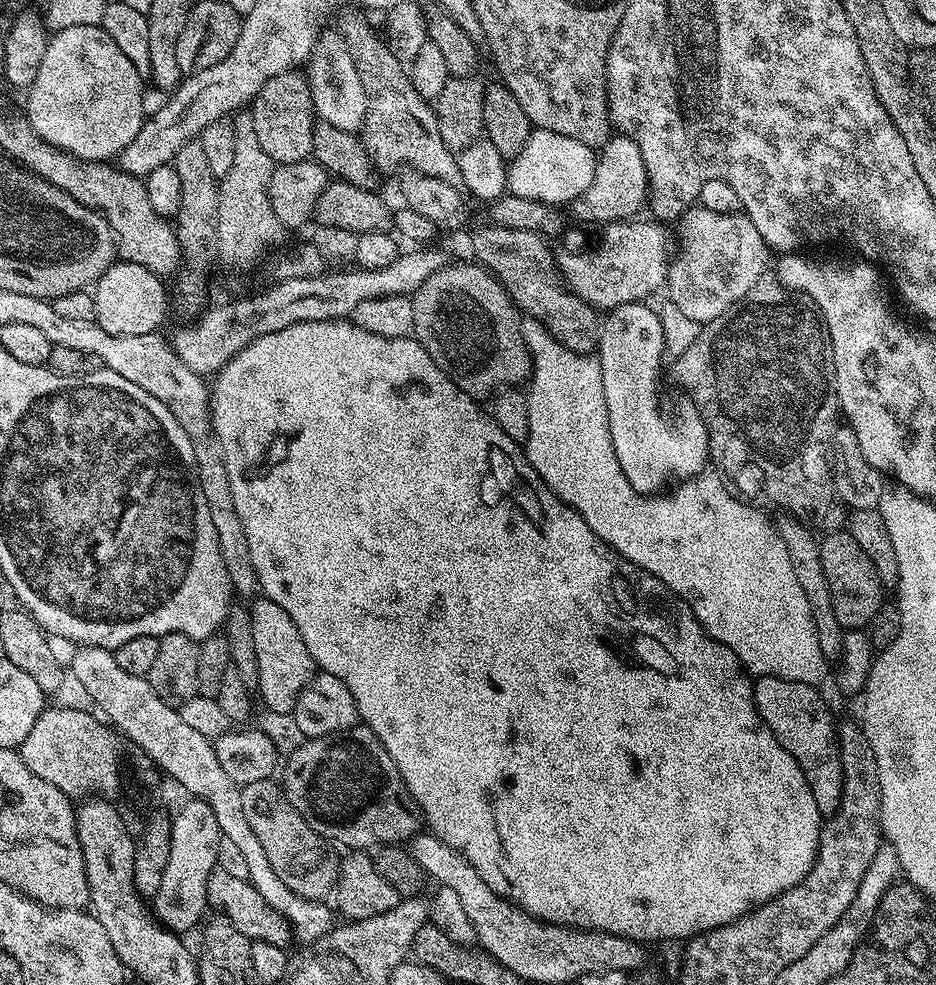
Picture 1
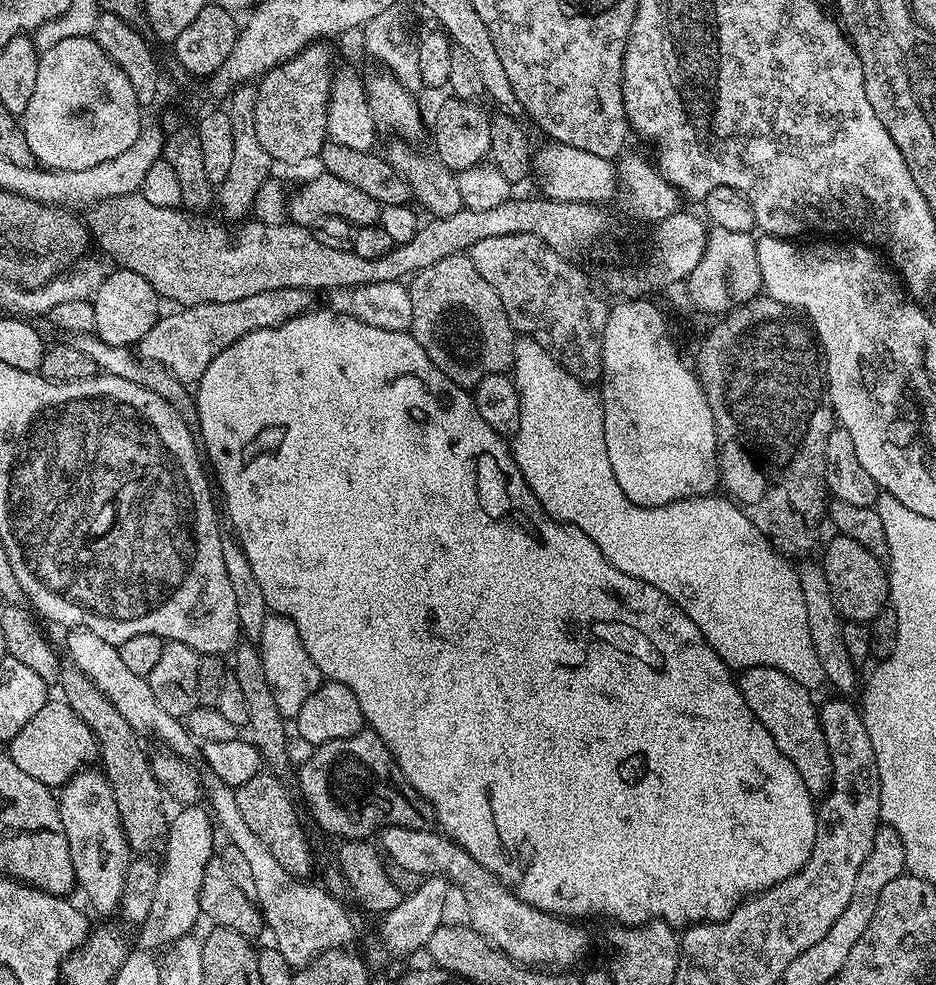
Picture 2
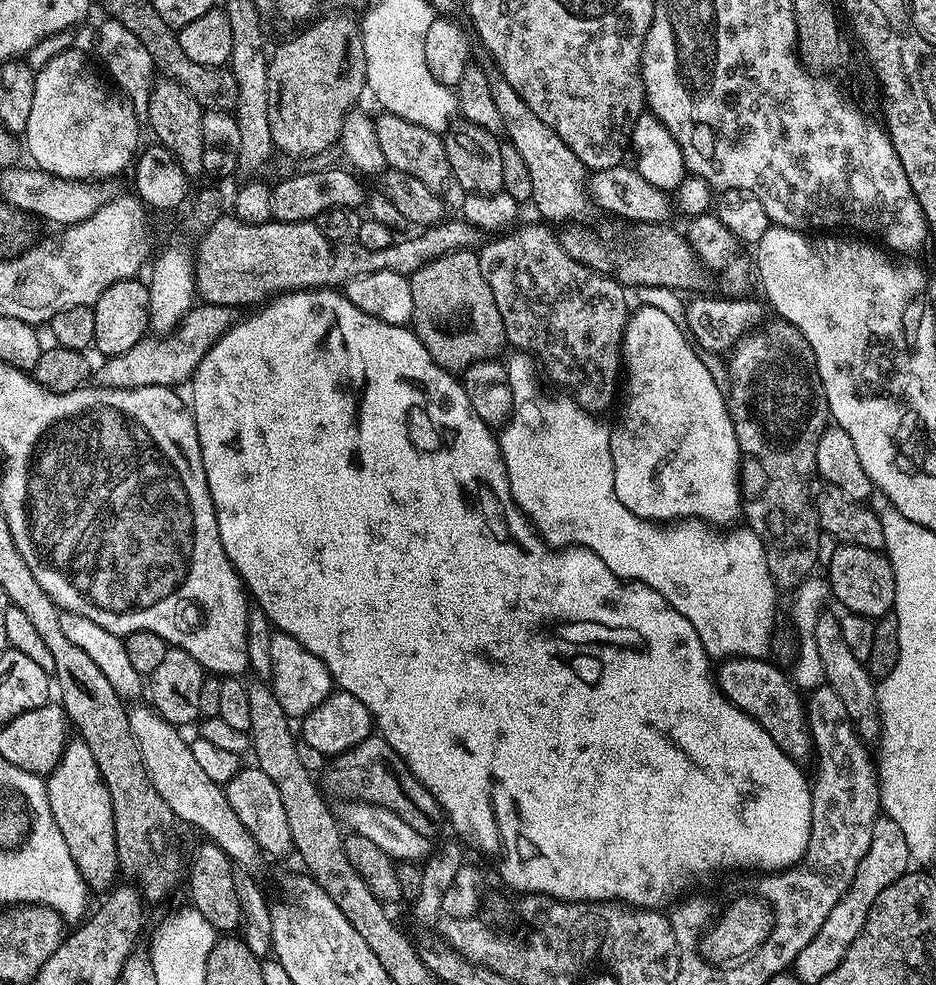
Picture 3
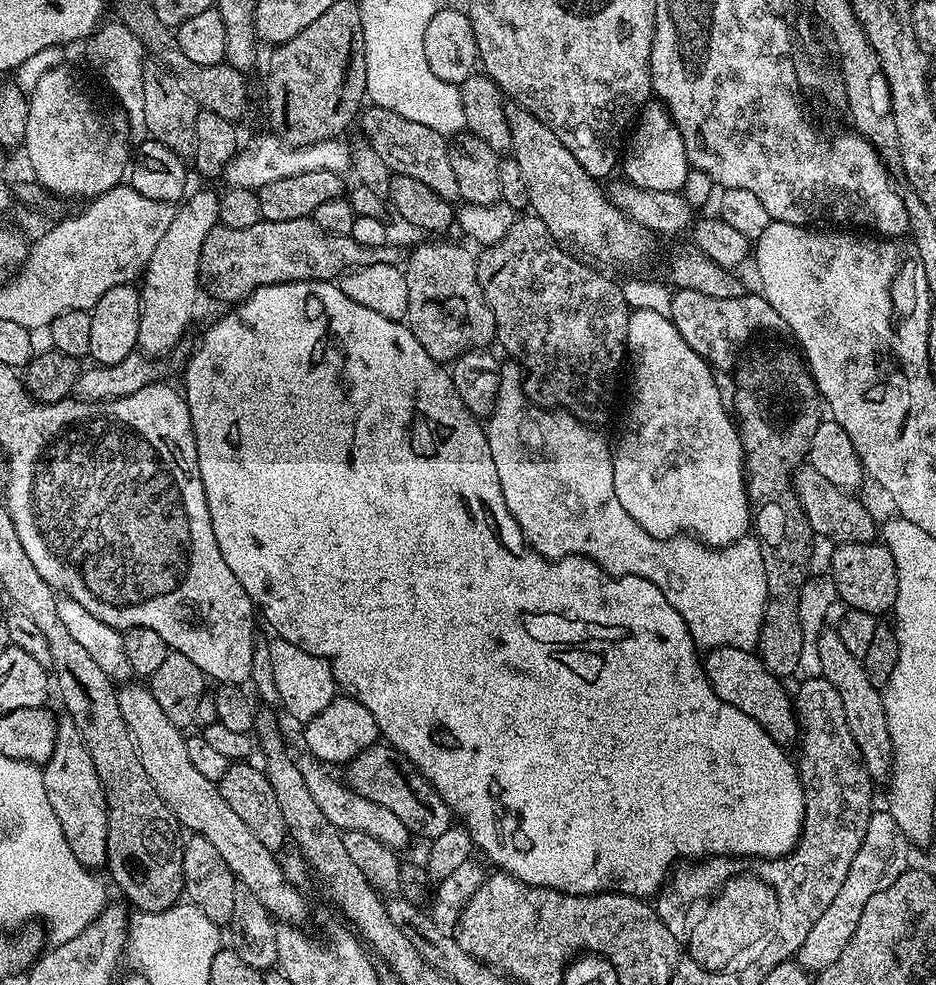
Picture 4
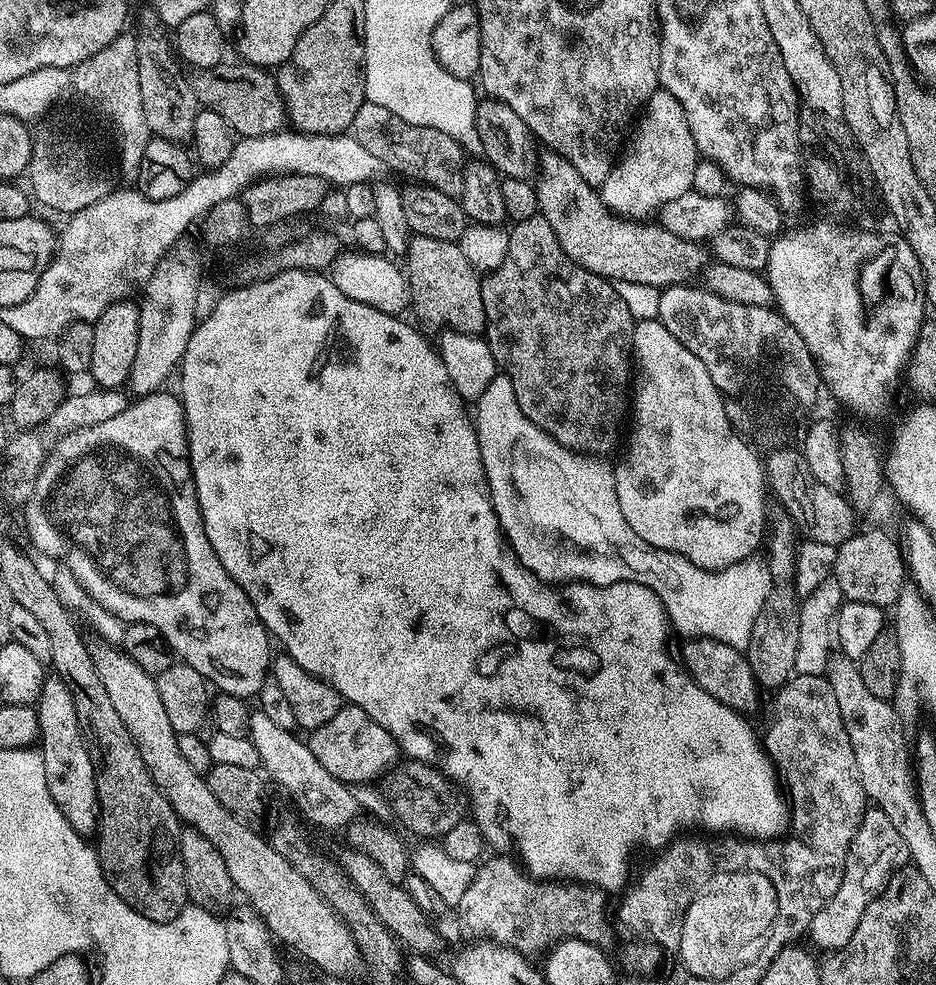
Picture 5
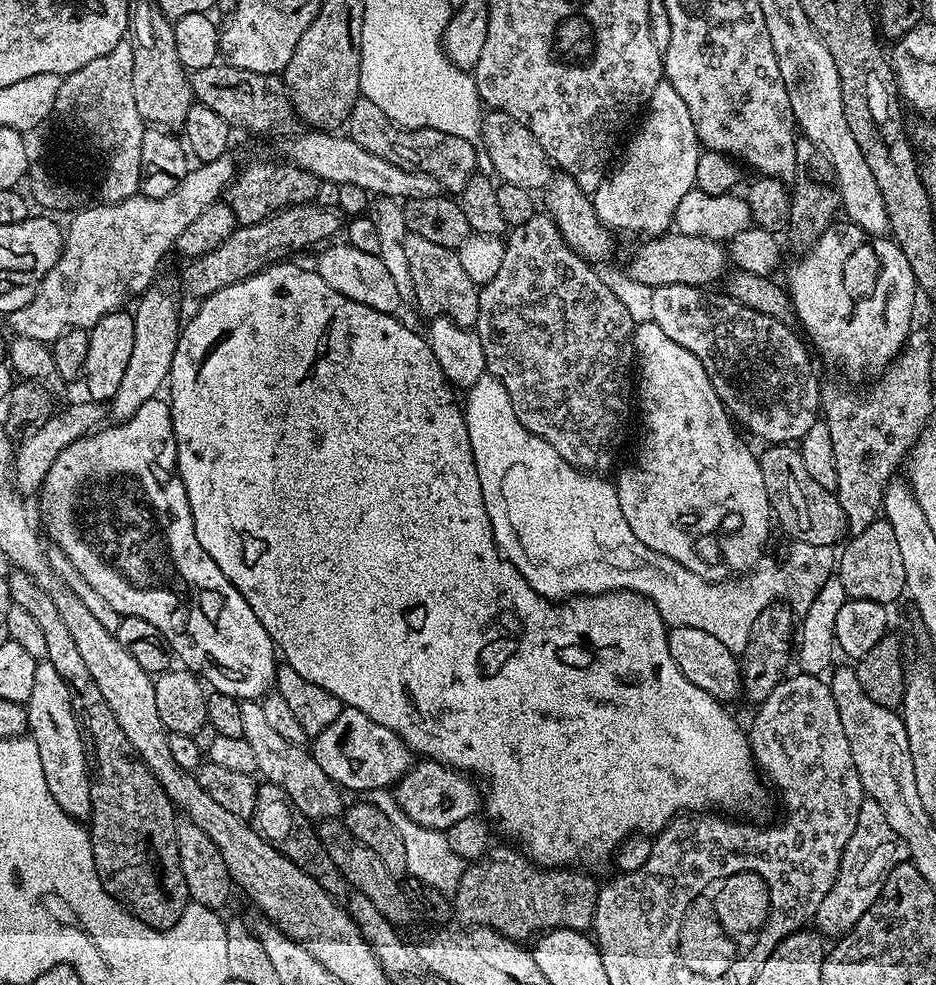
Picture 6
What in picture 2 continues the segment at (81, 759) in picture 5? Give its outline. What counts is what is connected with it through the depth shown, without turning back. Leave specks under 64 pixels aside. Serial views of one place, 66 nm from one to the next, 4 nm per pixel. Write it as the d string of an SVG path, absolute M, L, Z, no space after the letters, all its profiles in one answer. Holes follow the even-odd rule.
M85 766L75 772L58 792L60 821L66 834L66 842L70 846L70 862L72 875L84 896L100 912L115 913L120 906L120 884L126 882L126 870L130 863L128 839L122 830L122 822L118 818L118 802L114 802L114 790L110 790L108 779L96 766Z

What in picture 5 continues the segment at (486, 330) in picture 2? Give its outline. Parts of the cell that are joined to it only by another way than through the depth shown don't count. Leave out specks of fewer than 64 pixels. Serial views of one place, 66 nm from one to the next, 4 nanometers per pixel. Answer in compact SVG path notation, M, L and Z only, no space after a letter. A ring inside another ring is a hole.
M413 235L407 241L406 259L406 275L408 277L408 299L410 301L411 311L416 311L416 316L428 328L448 329L453 332L470 332L480 334L484 331L484 307L482 306L482 290L480 289L481 277L478 275L475 266L470 262L466 262L466 254L462 254L459 243L454 240L439 240L438 238L426 238L425 236Z

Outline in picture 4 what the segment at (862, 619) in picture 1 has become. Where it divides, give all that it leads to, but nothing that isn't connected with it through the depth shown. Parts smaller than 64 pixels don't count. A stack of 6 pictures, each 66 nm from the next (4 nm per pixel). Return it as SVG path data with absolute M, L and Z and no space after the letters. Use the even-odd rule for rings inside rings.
M882 542L870 544L842 544L833 550L830 579L836 587L836 595L845 600L848 608L863 612L881 614L891 613L898 598L898 570L890 550Z

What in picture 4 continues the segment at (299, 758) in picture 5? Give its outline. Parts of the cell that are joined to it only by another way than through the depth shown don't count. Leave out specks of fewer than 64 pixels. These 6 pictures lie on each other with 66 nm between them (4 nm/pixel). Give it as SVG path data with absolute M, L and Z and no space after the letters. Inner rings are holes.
M315 758L307 759L299 761L302 778L314 798L314 803L318 805L318 810L322 810L322 814L326 814L326 818L330 818L330 822L334 822L336 828L343 833L362 830L362 834L370 834L370 838L378 838L378 842L397 850L403 850L407 846L408 840L410 841L409 830L402 826L401 820L391 810L386 810L386 806L366 803L351 788L342 787L342 784L340 792L339 782L328 773L331 771L321 761Z

